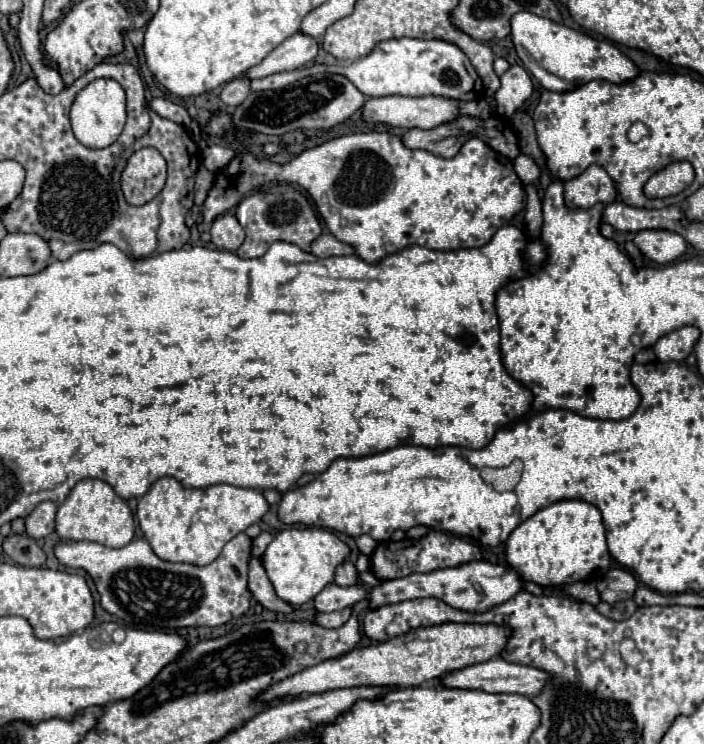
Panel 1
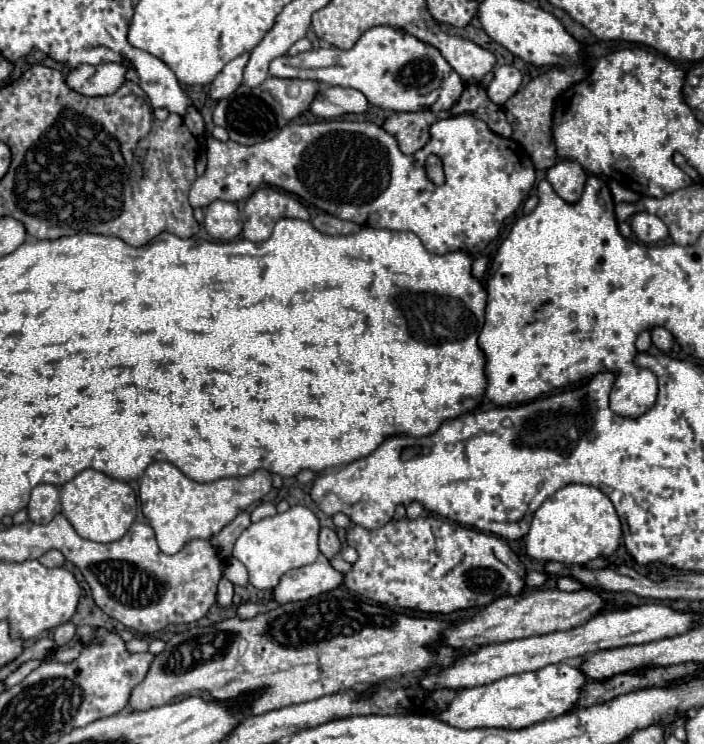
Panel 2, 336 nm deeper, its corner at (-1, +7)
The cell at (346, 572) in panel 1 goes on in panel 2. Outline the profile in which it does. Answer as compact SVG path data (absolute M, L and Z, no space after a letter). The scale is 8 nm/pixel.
M321 528L321 532L319 532L319 550L321 550L321 554L323 554L325 558L329 558L329 560L339 554L341 542L339 542L335 530L331 530L331 528Z

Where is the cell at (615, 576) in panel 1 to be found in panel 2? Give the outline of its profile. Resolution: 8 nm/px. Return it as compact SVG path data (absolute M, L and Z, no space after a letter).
M561 576L561 578L557 578L557 588L565 590L565 592L573 592L573 590L581 590L583 584L573 580L571 576Z

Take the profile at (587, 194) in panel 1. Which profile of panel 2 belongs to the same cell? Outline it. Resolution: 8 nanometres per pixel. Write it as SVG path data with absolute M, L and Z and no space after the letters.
M561 160L547 170L545 178L565 202L577 202L583 194L587 174L575 160Z

